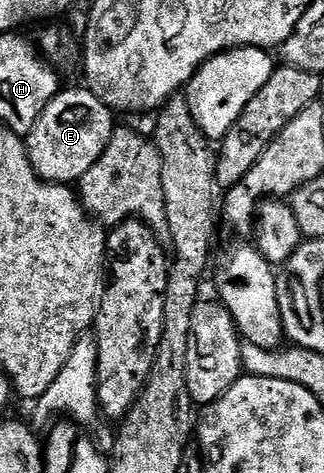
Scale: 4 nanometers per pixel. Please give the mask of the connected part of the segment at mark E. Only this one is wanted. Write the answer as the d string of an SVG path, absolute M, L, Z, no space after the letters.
M87 87L60 90L38 118L26 137L29 160L34 171L52 184L75 185L106 150L114 131L112 109Z

